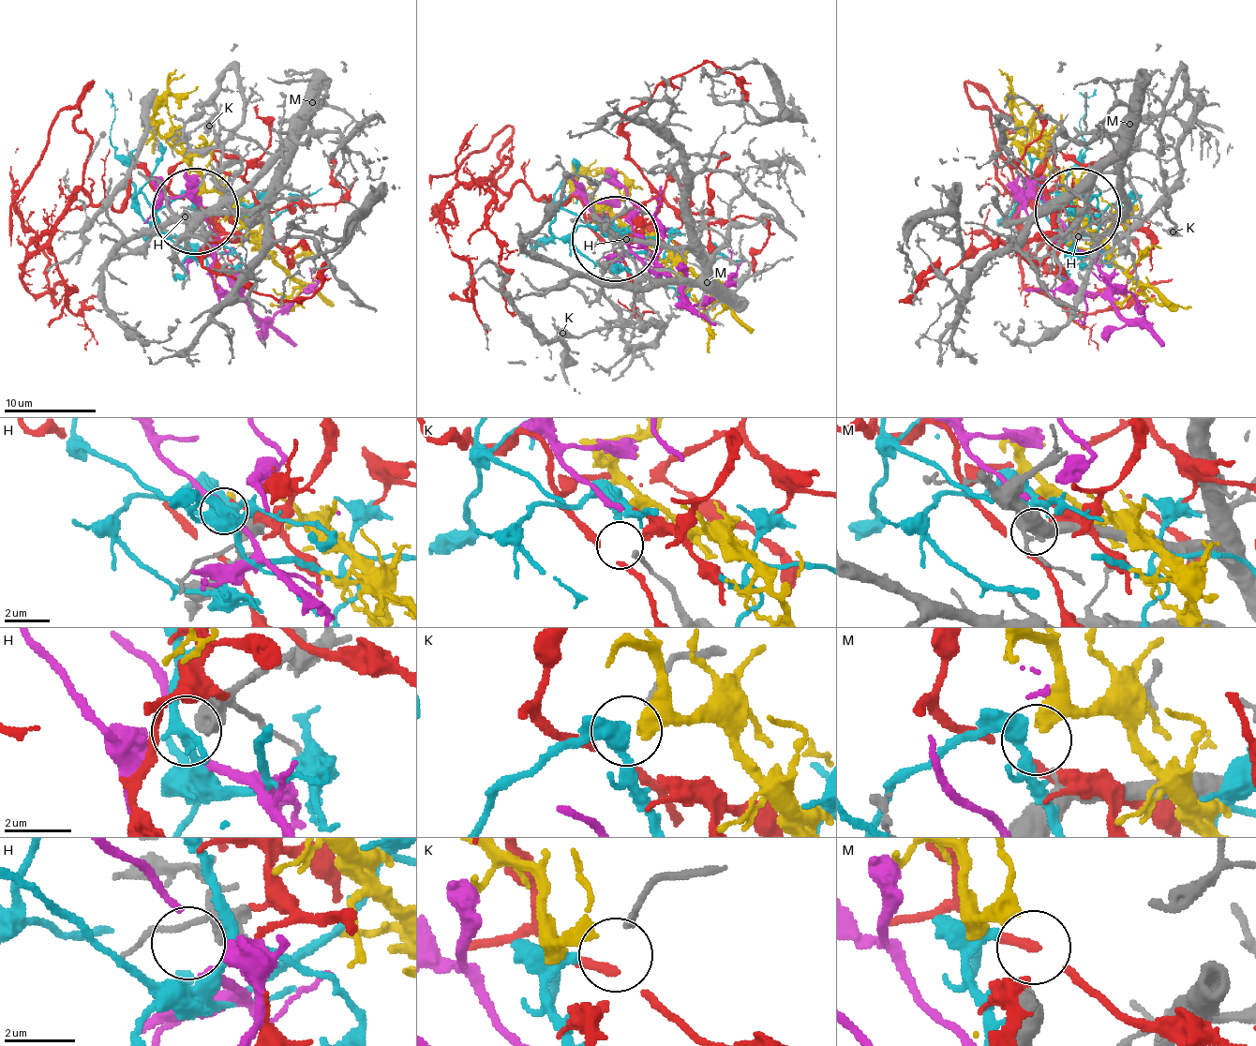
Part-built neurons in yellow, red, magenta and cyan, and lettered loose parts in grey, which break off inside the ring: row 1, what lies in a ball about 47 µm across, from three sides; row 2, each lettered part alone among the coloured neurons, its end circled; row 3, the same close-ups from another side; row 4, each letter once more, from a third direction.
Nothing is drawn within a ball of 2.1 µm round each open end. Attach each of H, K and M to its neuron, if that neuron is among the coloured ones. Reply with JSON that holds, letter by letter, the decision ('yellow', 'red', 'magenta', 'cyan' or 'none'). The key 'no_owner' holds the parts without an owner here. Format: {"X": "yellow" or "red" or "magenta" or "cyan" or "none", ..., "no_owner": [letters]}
{"H": "none", "K": "red", "M": "none", "no_owner": ["H", "M"]}

